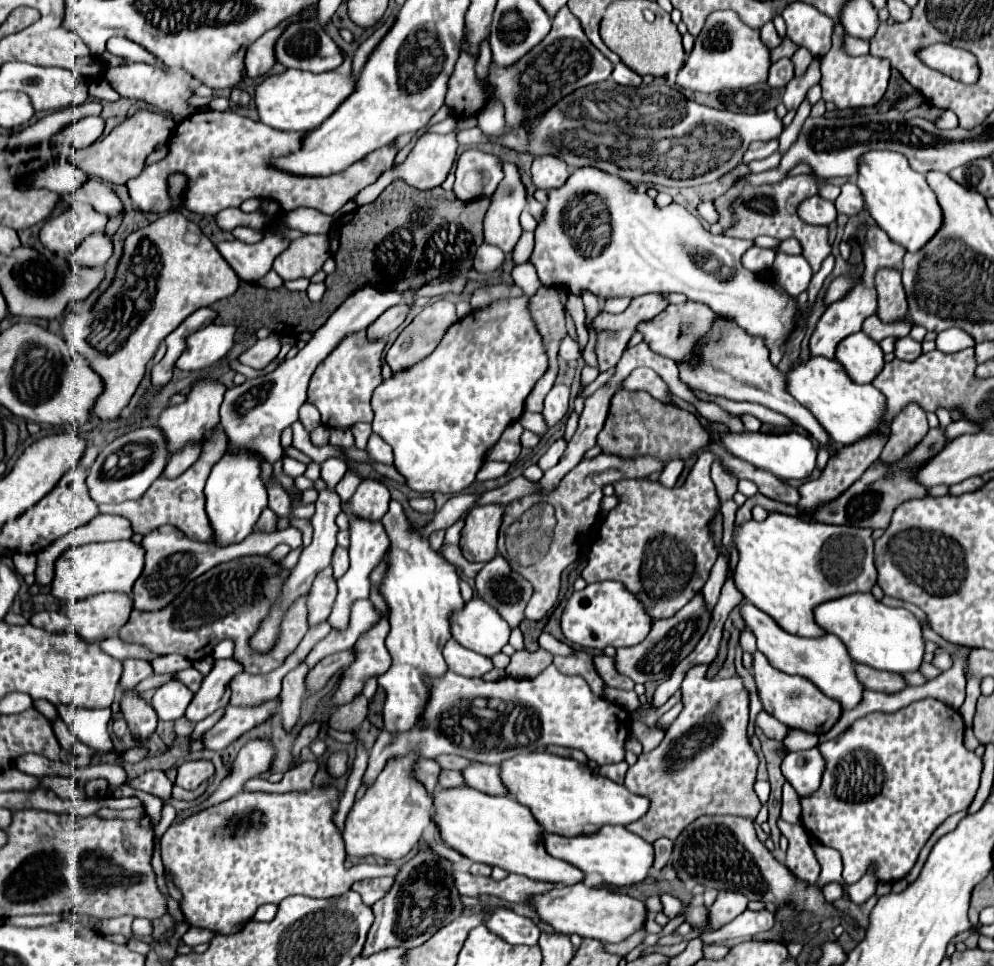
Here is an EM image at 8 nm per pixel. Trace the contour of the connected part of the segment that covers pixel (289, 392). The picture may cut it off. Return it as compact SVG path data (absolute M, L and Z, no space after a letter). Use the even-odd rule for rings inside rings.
M374 287L358 289L330 315L330 319L314 333L314 337L308 341L304 349L300 349L296 357L286 359L276 371L264 377L246 379L242 385L230 387L224 395L224 403L220 409L220 417L222 417L220 425L224 427L228 439L236 447L260 453L270 465L282 459L284 451L280 445L280 433L284 427L290 427L294 421L298 421L298 409L306 401L306 389L308 389L308 381L314 369L330 355L334 347L338 347L338 341L342 341L342 337L364 331L386 309L398 305L400 301L402 301L402 295L396 291L378 293Z

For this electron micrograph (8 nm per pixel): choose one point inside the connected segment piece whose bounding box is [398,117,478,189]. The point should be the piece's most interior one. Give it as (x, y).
(430, 160)

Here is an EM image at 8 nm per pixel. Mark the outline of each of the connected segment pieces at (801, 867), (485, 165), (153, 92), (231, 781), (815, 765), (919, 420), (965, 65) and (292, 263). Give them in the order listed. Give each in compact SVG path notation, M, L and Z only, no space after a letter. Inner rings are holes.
M778 821L782 835L788 839L788 853L786 853L786 867L798 877L808 883L816 883L820 875L820 865L814 857L810 847L810 835L802 829L802 825L792 825L786 821Z
M468 149L456 161L456 181L452 191L458 199L466 201L474 197L490 197L502 177L504 173L498 157L480 149Z
M130 63L124 67L106 69L106 81L120 93L120 97L130 99L142 99L150 105L154 105L158 111L168 113L170 117L190 117L198 111L198 107L190 105L190 97L194 97L192 87L192 75L184 69L162 69L158 65L148 63Z
M256 739L256 741L246 743L240 749L236 761L232 763L232 773L220 783L218 791L206 803L202 803L200 807L194 807L194 809L178 815L176 821L182 821L184 817L188 817L188 815L192 815L192 813L196 813L196 811L200 811L208 805L214 805L214 803L220 803L220 801L226 801L230 797L234 797L236 793L242 791L242 787L248 779L268 771L270 765L272 765L272 759L274 759L274 745L270 745L268 741L258 741Z
M818 749L788 753L782 761L782 775L796 789L798 795L810 795L820 787L822 769L826 761Z
M912 401L892 421L890 437L884 445L884 451L882 451L880 459L882 461L896 461L898 457L904 457L912 449L912 445L922 441L922 437L926 433L928 433L926 411L918 403Z
M936 43L918 51L918 56L928 67L938 69L962 83L974 83L978 79L976 57L966 49Z
M306 235L290 243L274 261L274 271L284 279L310 279L330 257L330 241L326 235Z

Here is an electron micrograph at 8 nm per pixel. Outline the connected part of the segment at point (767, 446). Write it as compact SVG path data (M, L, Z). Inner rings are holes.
M726 433L722 435L724 447L738 459L752 463L758 469L770 471L780 479L806 479L816 467L816 449L806 435L800 433L782 433L782 435L766 435L766 433Z

